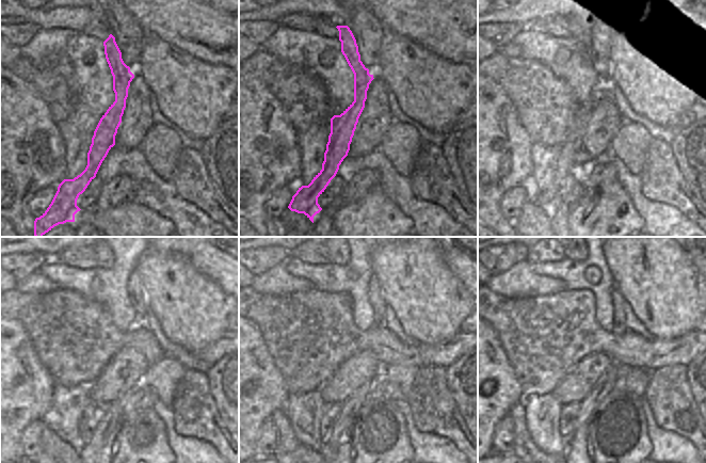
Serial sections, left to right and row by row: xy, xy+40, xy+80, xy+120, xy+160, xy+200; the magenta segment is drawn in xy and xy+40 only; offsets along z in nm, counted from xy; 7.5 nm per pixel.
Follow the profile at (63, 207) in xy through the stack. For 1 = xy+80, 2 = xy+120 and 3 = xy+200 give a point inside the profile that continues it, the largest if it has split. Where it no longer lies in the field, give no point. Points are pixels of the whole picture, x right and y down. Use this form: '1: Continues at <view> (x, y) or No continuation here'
1: Continues at xy+80 (547, 200)
2: Continues at xy+120 (103, 258)
3: Continues at xy+200 (574, 258)

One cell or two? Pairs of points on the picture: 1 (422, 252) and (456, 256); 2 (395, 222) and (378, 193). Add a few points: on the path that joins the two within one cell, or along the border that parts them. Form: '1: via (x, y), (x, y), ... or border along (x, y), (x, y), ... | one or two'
1: border along (440, 250), (443, 260), (455, 275) | two
2: via (387, 214), (378, 205), (378, 201) | one

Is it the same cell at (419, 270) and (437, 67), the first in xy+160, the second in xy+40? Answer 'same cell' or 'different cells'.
same cell

